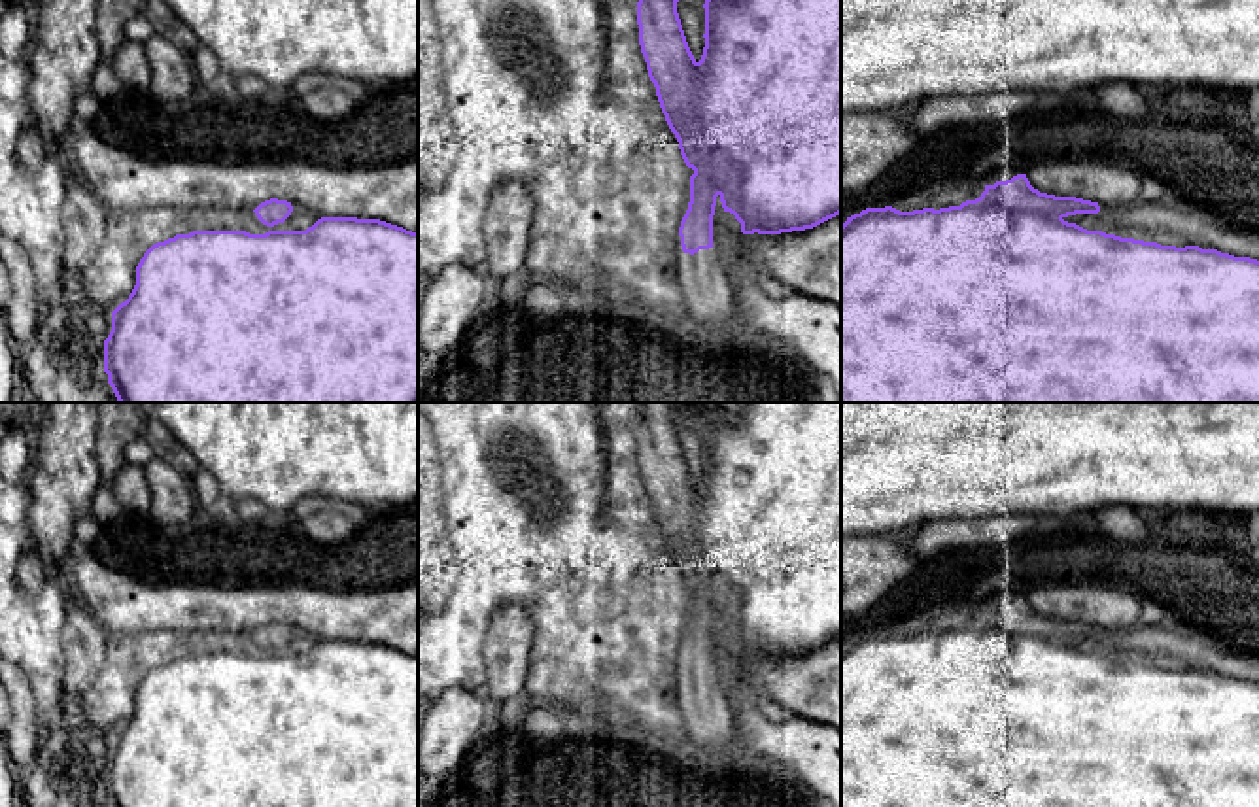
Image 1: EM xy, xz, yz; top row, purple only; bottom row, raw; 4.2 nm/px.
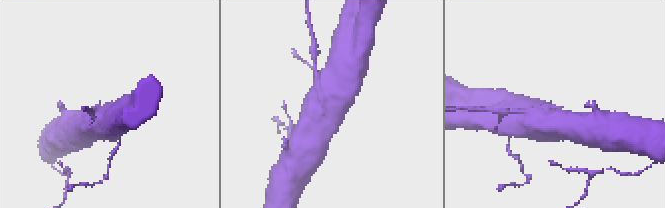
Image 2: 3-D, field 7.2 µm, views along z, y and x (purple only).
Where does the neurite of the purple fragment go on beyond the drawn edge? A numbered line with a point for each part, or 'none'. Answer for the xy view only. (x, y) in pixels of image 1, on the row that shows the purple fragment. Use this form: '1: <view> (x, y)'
none

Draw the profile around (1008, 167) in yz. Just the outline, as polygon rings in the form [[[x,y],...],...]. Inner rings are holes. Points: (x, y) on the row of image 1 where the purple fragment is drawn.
[[[1004,159],[996,172],[992,174],[992,178],[987,180],[985,183],[994,185],[996,181],[1011,180],[1017,174],[1026,174],[1026,166],[1015,159]]]

